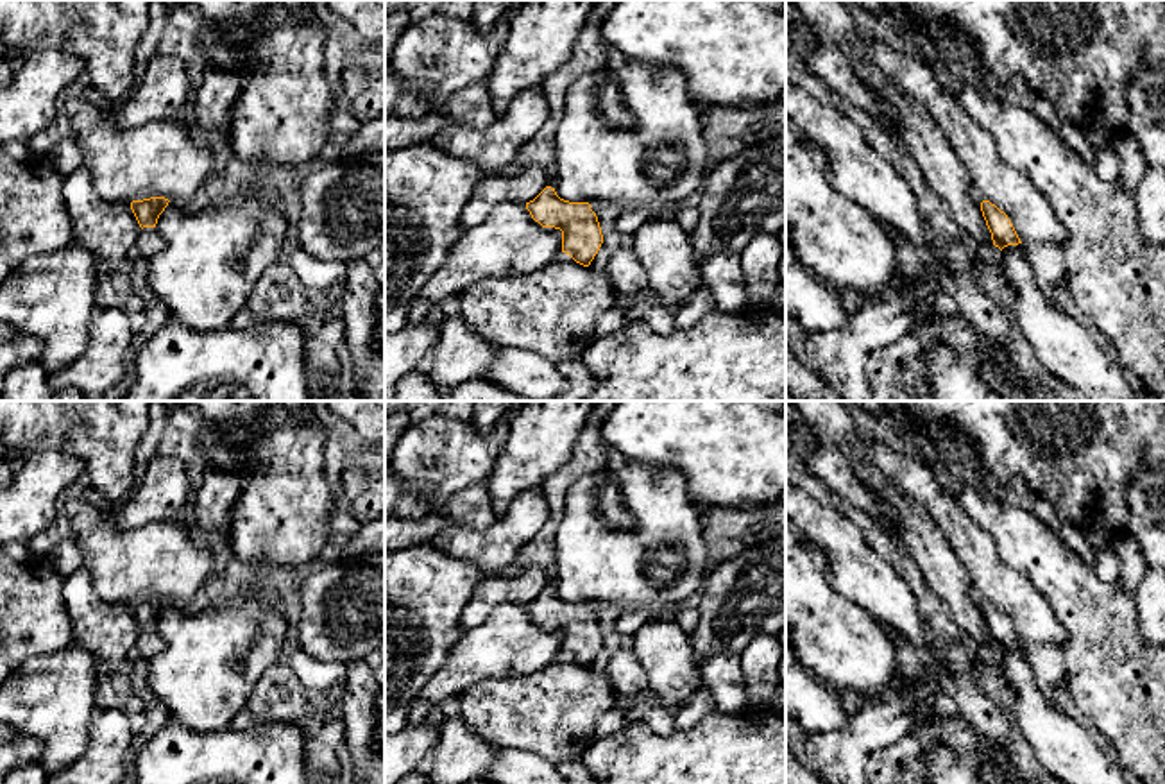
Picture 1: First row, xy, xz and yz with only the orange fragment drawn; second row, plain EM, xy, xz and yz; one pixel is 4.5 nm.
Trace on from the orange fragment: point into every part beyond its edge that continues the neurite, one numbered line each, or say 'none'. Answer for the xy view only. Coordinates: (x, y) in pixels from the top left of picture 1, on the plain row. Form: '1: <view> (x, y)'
1: xy (149, 643)

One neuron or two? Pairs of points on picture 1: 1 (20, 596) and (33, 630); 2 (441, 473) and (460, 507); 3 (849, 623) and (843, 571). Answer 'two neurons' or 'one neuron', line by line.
1: one neuron
2: two neurons
3: two neurons

